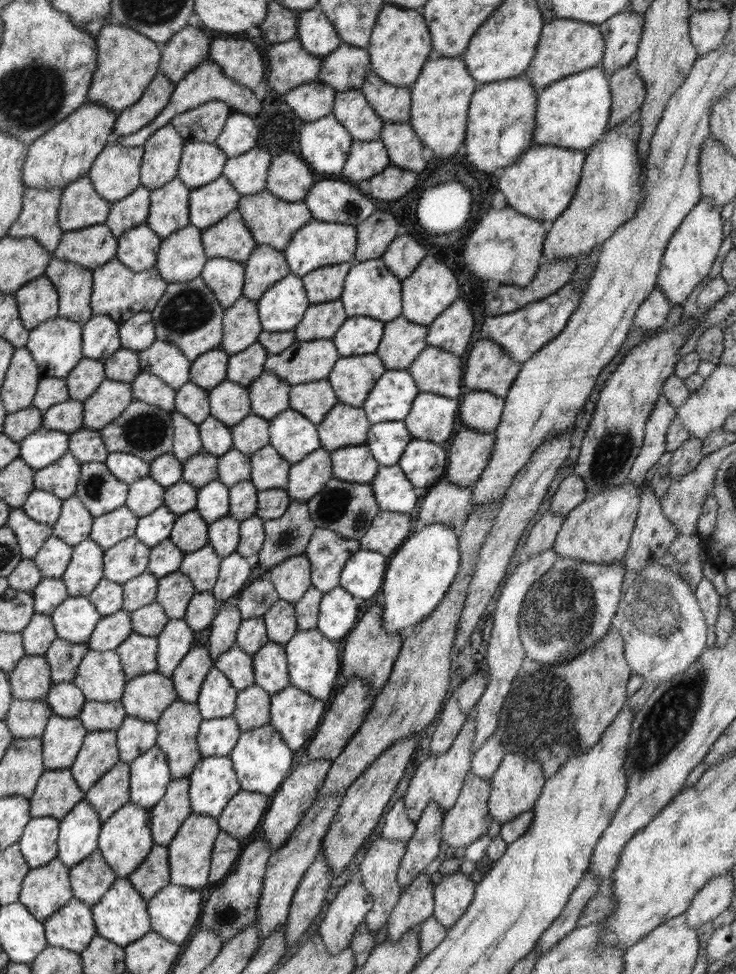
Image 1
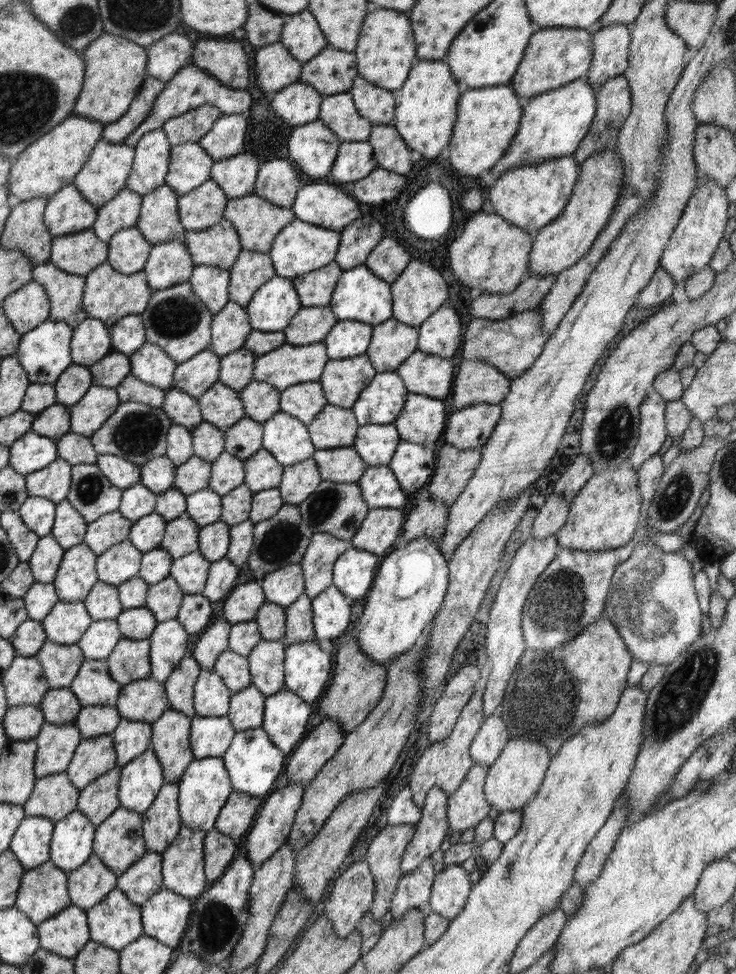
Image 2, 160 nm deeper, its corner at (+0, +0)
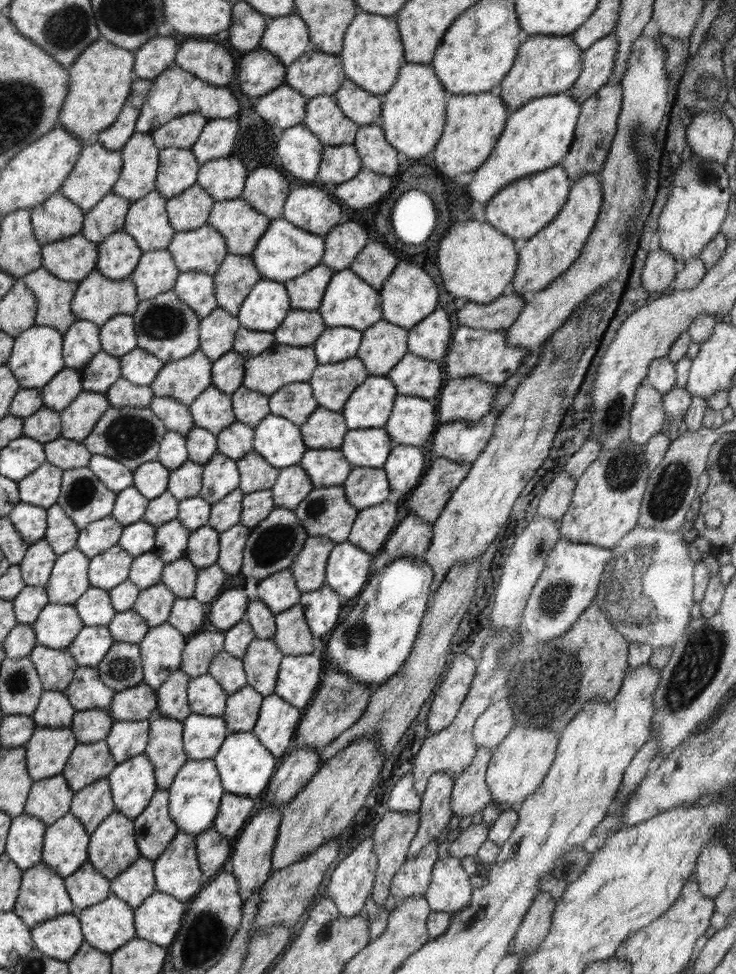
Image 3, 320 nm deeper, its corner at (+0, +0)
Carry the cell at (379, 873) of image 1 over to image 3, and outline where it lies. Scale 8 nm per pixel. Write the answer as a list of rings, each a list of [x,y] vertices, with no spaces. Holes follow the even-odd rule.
[[[389,810],[384,813],[384,816],[380,819],[380,822],[375,826],[373,832],[374,850],[377,856],[377,871],[371,897],[374,899],[378,906],[383,906],[386,902],[386,898],[391,891],[392,877],[396,874],[396,871],[407,859],[409,846],[412,839],[418,830],[420,822],[420,813],[415,812],[400,812],[397,810]]]

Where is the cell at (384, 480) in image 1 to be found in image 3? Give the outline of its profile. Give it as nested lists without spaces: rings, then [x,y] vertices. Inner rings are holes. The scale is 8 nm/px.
[[[352,466],[342,485],[348,502],[358,510],[396,498],[383,467]]]

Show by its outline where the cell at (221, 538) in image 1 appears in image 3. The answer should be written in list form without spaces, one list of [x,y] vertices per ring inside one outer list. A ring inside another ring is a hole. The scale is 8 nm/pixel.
[[[208,524],[193,530],[184,557],[198,570],[216,563],[220,550],[219,538],[220,532]]]

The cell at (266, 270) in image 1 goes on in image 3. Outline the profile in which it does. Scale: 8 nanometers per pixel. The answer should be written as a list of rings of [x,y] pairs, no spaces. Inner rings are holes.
[[[228,253],[213,274],[218,307],[237,316],[240,306],[260,279],[251,255]]]

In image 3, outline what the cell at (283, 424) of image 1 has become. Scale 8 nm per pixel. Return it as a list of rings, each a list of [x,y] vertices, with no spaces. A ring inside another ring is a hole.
[[[270,413],[254,429],[253,450],[274,468],[283,469],[298,464],[308,449],[300,427],[287,418]]]

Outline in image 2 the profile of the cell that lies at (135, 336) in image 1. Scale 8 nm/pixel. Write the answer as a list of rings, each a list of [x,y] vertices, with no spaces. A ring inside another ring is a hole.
[[[128,315],[124,318],[120,318],[116,321],[109,330],[111,345],[113,351],[120,351],[126,356],[130,356],[133,352],[136,352],[146,340],[146,335],[144,334],[144,325],[141,315]]]

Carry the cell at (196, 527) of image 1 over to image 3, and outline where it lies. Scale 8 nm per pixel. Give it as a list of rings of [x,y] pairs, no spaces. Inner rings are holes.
[[[177,518],[155,527],[155,551],[165,563],[174,562],[185,556],[188,539],[192,530],[188,530]]]

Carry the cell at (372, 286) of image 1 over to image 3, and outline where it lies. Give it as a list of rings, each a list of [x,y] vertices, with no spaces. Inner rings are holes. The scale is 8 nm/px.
[[[349,268],[335,271],[326,287],[324,298],[318,308],[324,324],[328,326],[347,326],[354,330],[366,330],[383,319],[380,292],[366,284]]]

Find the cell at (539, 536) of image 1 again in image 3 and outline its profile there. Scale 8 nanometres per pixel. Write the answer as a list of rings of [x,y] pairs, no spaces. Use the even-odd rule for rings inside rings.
[[[566,471],[559,472],[541,496],[537,514],[559,524],[572,502],[574,487],[575,480]]]

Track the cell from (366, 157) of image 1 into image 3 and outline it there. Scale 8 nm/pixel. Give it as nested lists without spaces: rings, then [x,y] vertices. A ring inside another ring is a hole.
[[[353,144],[324,145],[317,178],[321,183],[338,185],[352,180],[362,168],[360,155]]]

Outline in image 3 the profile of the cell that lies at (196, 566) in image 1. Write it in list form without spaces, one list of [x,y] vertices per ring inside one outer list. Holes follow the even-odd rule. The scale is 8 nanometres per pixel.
[[[182,557],[165,563],[161,582],[169,587],[176,598],[190,598],[195,591],[198,571],[187,558]]]

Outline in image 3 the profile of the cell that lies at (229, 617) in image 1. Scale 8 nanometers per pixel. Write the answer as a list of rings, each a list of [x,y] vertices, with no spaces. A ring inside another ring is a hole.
[[[198,632],[188,637],[180,671],[190,679],[209,673],[209,668],[216,653],[224,650],[225,632]]]

